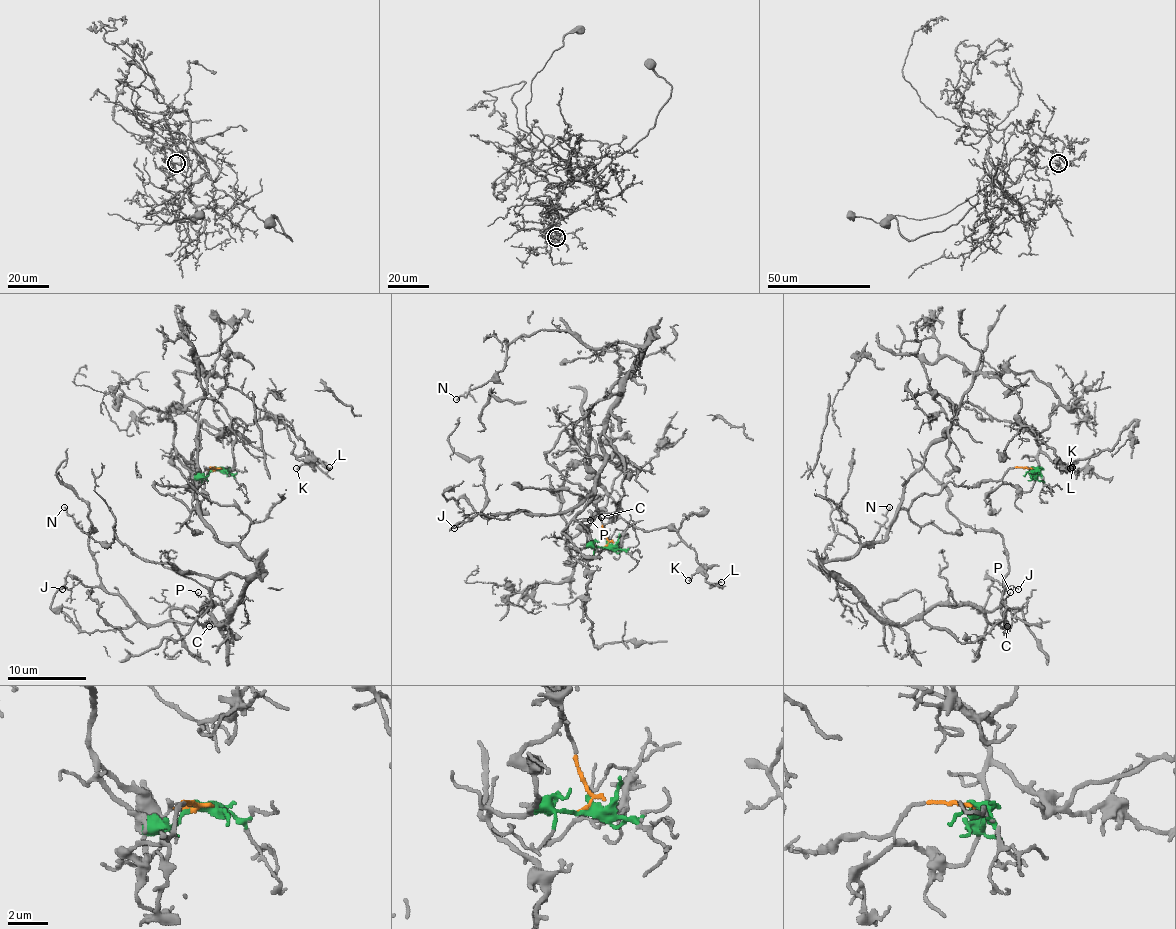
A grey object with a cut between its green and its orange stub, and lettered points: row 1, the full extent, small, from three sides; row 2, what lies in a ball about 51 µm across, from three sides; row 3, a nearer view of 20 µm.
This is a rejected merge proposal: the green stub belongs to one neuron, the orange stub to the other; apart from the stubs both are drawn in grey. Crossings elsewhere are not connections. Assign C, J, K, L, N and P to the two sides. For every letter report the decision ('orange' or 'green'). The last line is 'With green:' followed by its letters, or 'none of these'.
C: orange
J: orange
K: green
L: green
N: orange
P: orange
With green: K, L

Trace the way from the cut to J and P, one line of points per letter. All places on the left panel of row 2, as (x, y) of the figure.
J: (214, 469), (153, 487), (251, 559), (224, 622), (210, 604), (191, 624), (146, 624), (99, 587), (61, 588)
P: (214, 469), (185, 487), (153, 487), (255, 565), (244, 596), (212, 622), (232, 641), (222, 608), (199, 592)

